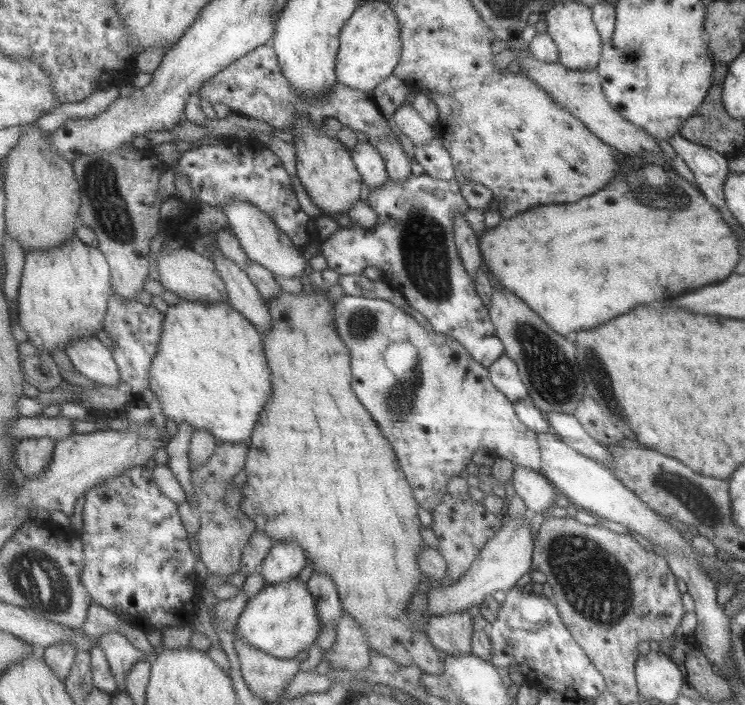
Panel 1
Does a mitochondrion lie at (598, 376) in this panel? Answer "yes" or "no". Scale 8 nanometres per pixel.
yes

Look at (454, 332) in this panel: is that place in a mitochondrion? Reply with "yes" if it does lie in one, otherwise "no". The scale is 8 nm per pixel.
no

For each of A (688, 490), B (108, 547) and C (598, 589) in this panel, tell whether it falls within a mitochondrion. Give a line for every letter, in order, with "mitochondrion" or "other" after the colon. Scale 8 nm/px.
A: mitochondrion
B: other
C: mitochondrion

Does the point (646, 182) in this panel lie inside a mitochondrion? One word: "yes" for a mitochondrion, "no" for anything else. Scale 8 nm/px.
yes

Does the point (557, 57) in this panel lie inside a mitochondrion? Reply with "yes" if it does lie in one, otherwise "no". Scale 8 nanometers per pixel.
no

